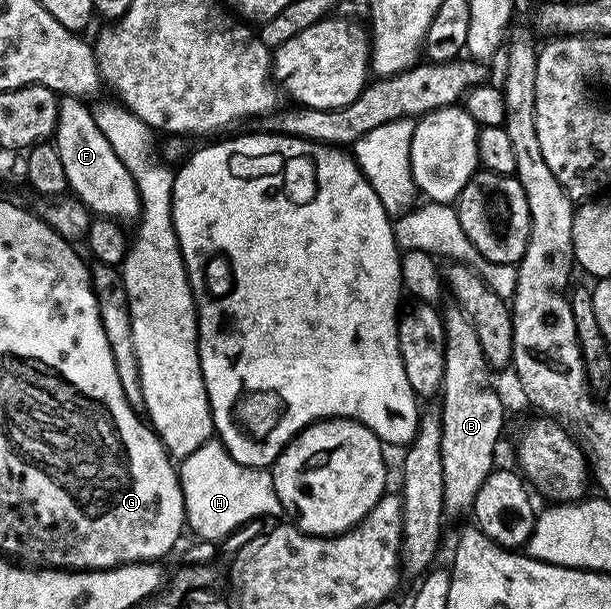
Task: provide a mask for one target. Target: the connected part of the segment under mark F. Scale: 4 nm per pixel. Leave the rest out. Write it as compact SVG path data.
M62 96L59 101L53 142L60 154L61 165L64 166L68 188L92 214L102 218L116 218L123 223L134 222L142 214L135 178L101 133L91 115L91 107L84 103L78 96Z

